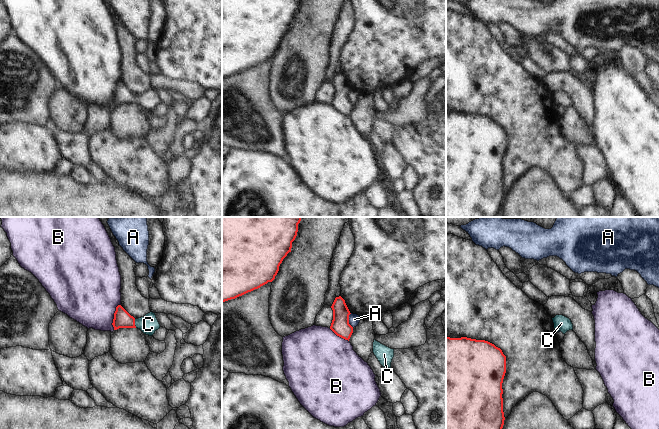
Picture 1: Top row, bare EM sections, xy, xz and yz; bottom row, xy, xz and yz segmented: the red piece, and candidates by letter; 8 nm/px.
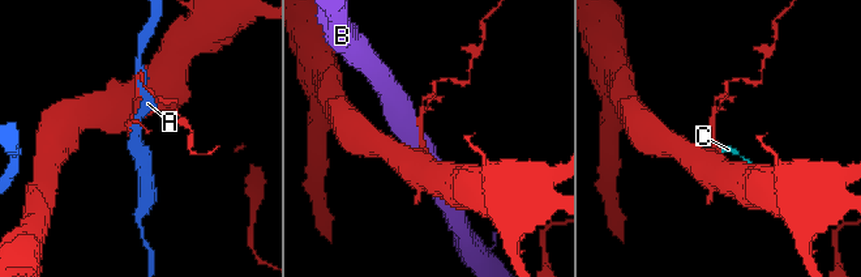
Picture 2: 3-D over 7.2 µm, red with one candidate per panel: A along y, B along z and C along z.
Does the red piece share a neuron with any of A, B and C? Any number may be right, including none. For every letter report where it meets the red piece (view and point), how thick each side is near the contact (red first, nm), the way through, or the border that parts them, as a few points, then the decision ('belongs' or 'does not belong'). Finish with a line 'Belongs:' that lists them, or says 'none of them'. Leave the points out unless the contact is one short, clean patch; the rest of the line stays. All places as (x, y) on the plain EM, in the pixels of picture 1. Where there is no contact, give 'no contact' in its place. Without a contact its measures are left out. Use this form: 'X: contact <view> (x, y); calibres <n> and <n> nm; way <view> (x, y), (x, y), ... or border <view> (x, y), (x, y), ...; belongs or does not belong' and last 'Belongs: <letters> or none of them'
A: contact xz (348, 96); calibres 150 and 90 nm; does not belong
B: contact xy (114, 92); calibres 140 and 460 nm; does not belong
C: contact xy (134, 99); calibres 140 and 150 nm; way xy (122, 95), (134, 99), (148, 100); belongs
Belongs: C

